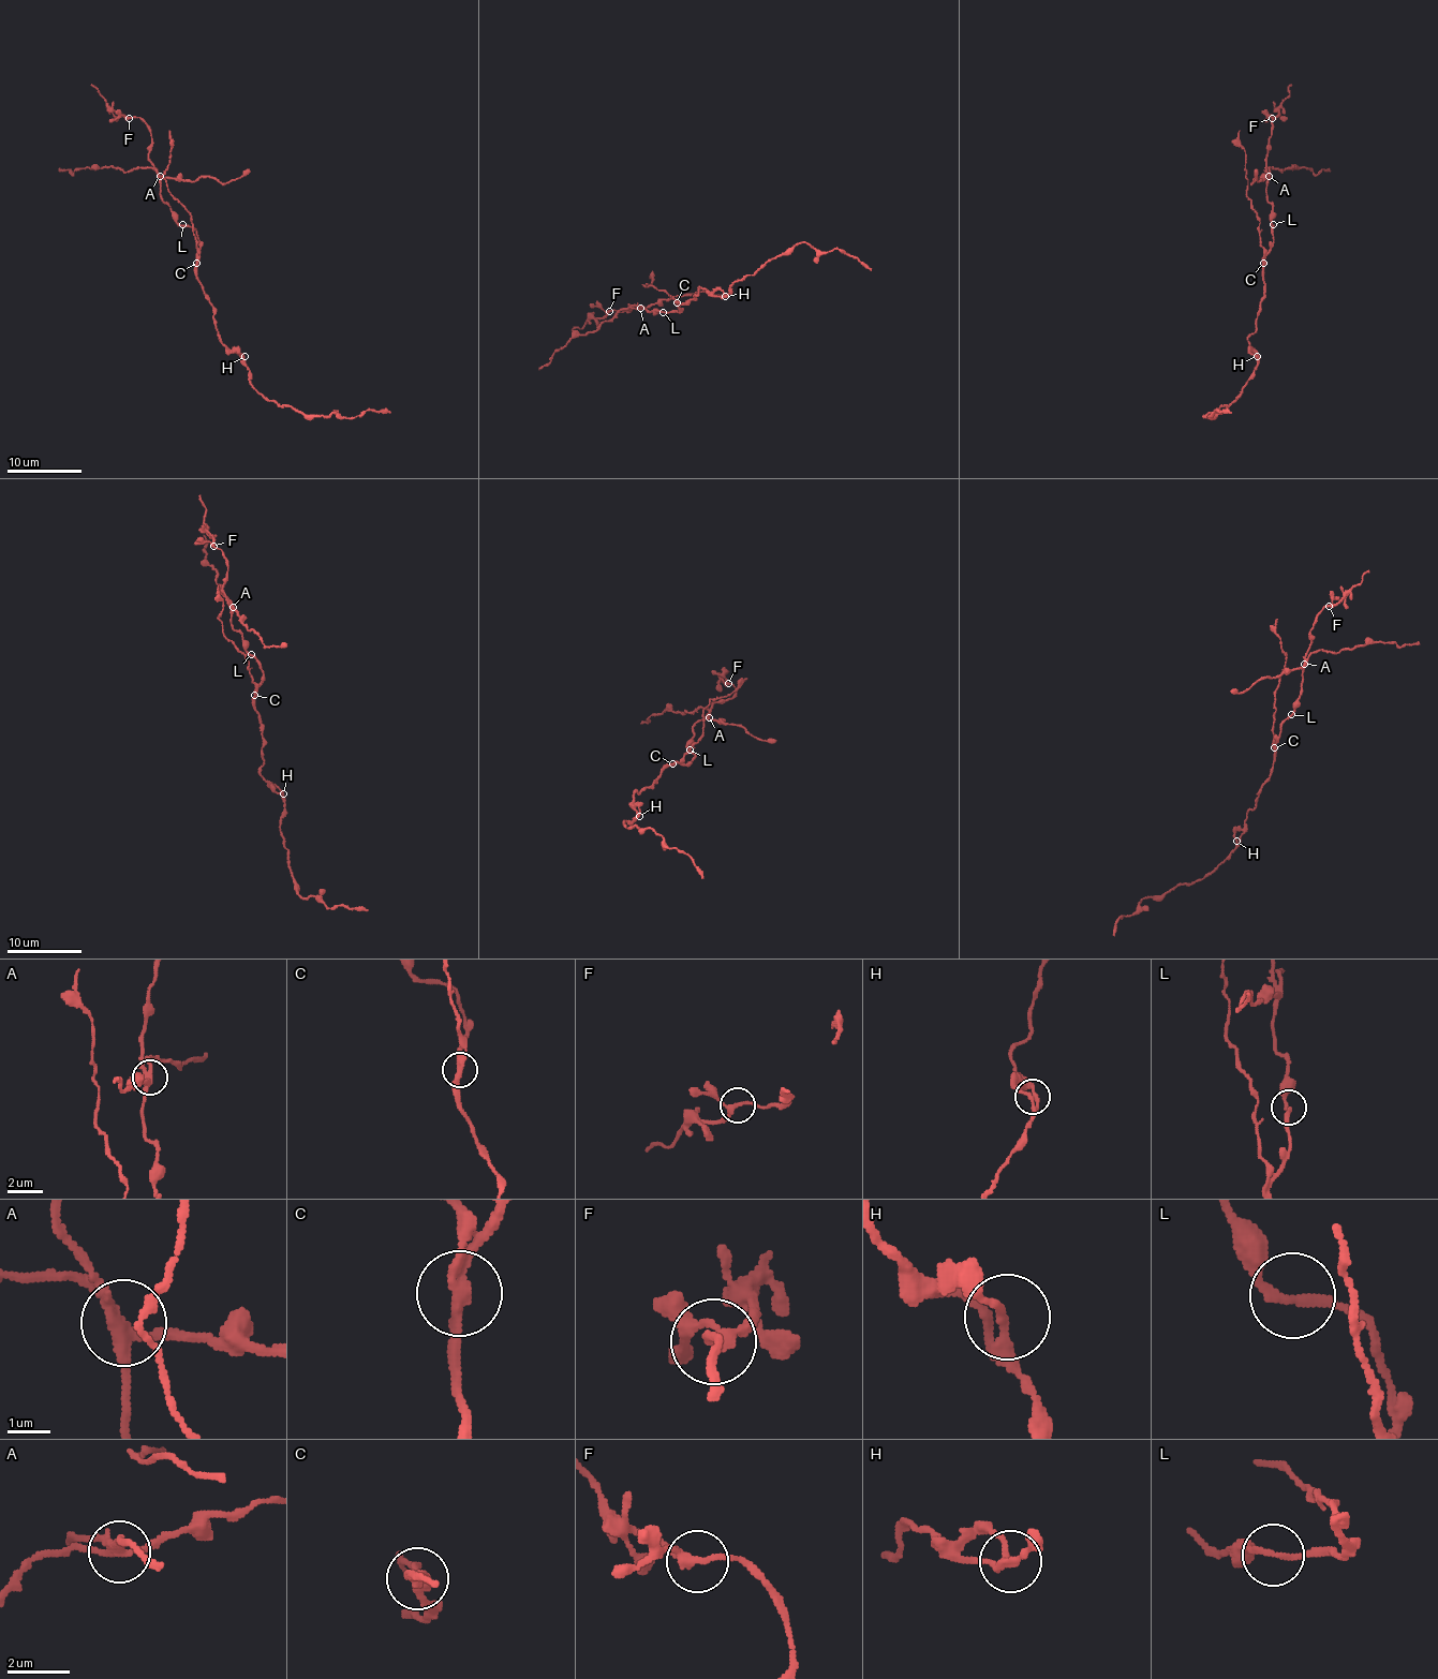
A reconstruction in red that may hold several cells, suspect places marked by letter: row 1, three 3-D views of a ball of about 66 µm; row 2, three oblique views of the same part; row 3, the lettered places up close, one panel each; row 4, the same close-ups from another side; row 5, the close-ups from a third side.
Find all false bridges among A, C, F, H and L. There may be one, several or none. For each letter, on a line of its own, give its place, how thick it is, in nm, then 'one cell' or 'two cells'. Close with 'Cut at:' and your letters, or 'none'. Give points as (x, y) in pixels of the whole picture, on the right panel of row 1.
A: place (1269, 176); calibre 280 nm; two cells
C: place (1263, 263); calibre 300 nm; two cells
F: place (1272, 118); calibre 220 nm; one cell
H: place (1257, 356); calibre 180 nm; one cell
L: place (1273, 224); calibre 200 nm; one cell
Cut at: A, C

